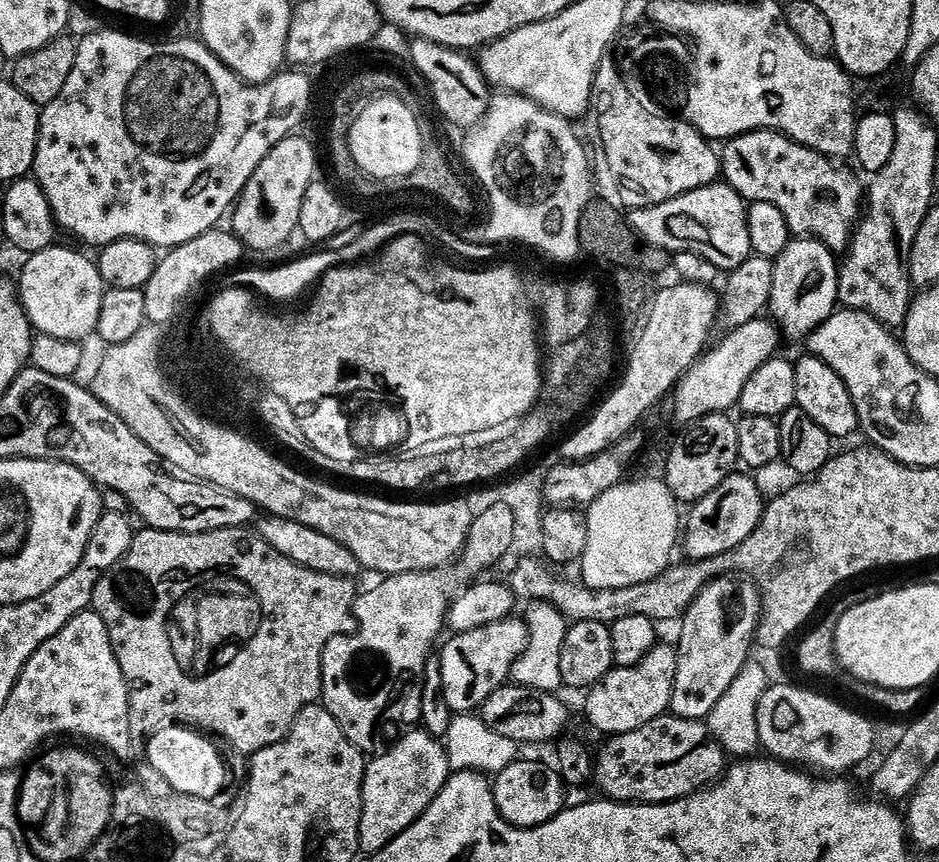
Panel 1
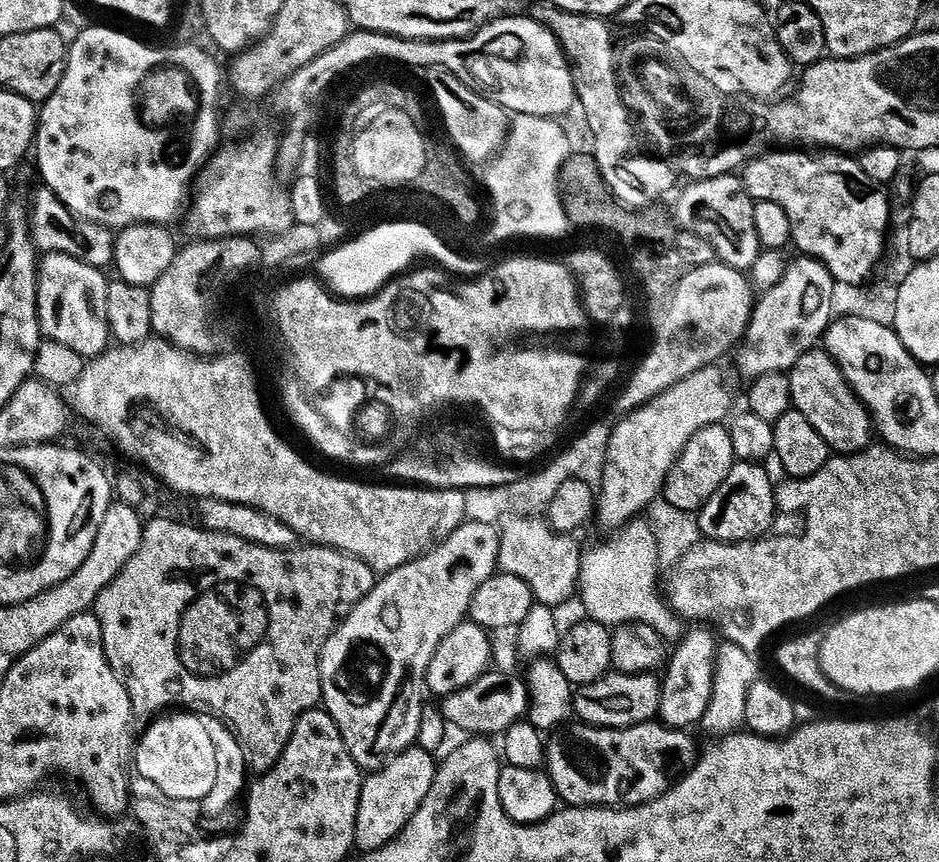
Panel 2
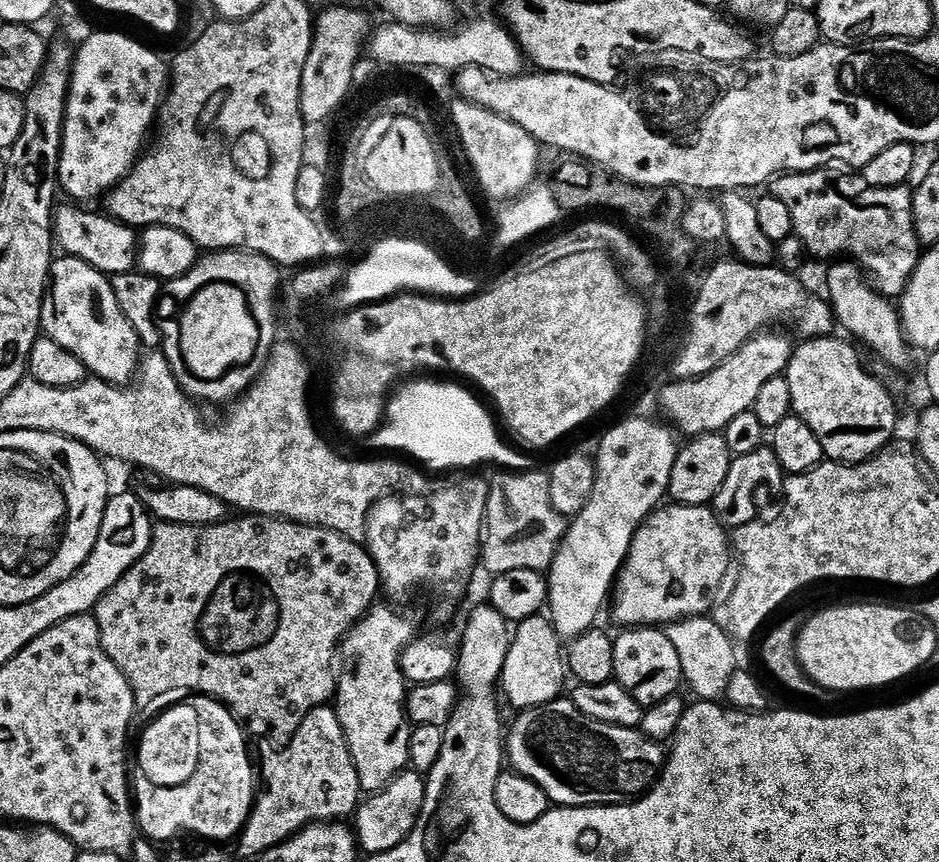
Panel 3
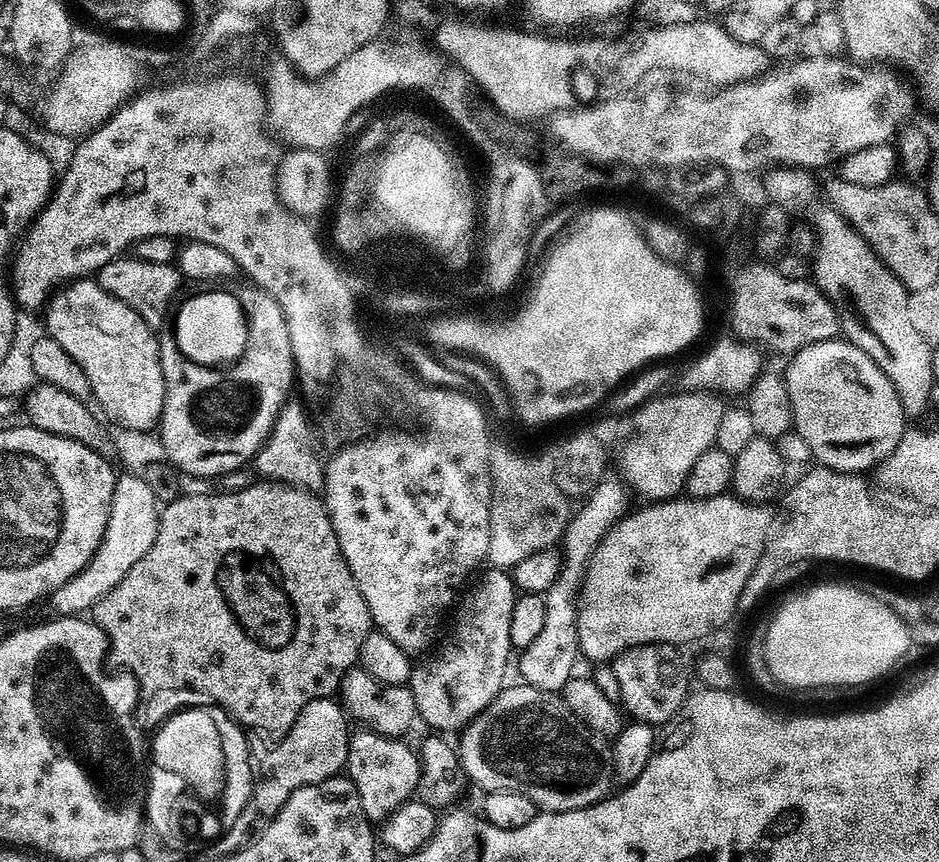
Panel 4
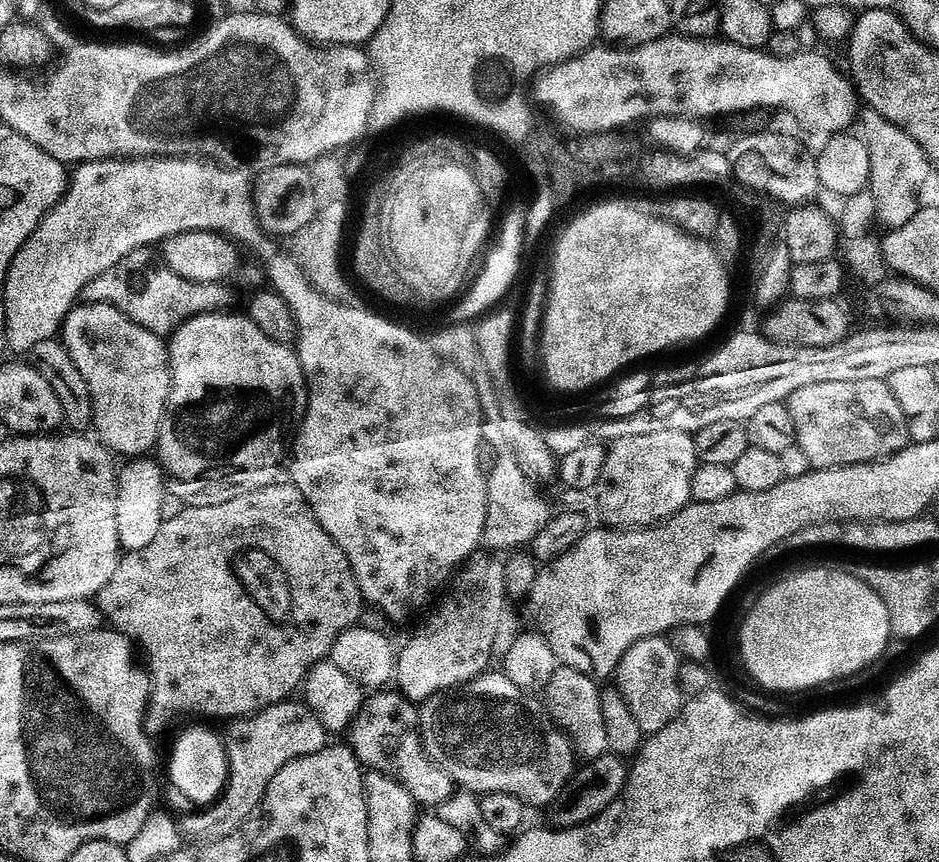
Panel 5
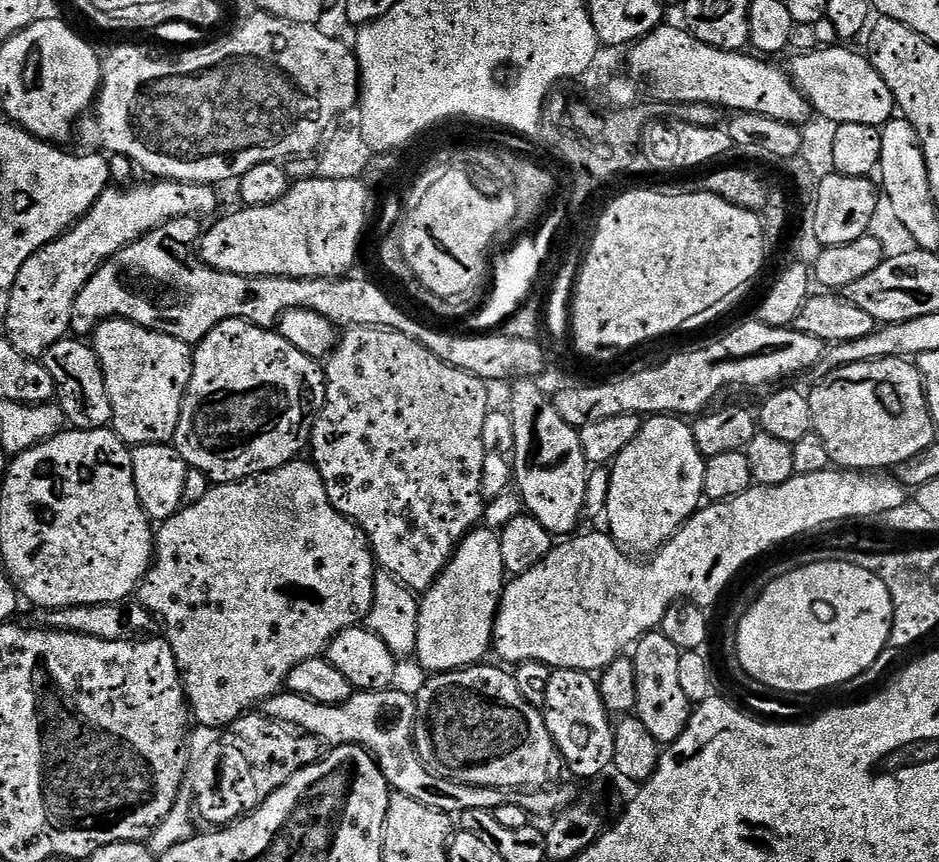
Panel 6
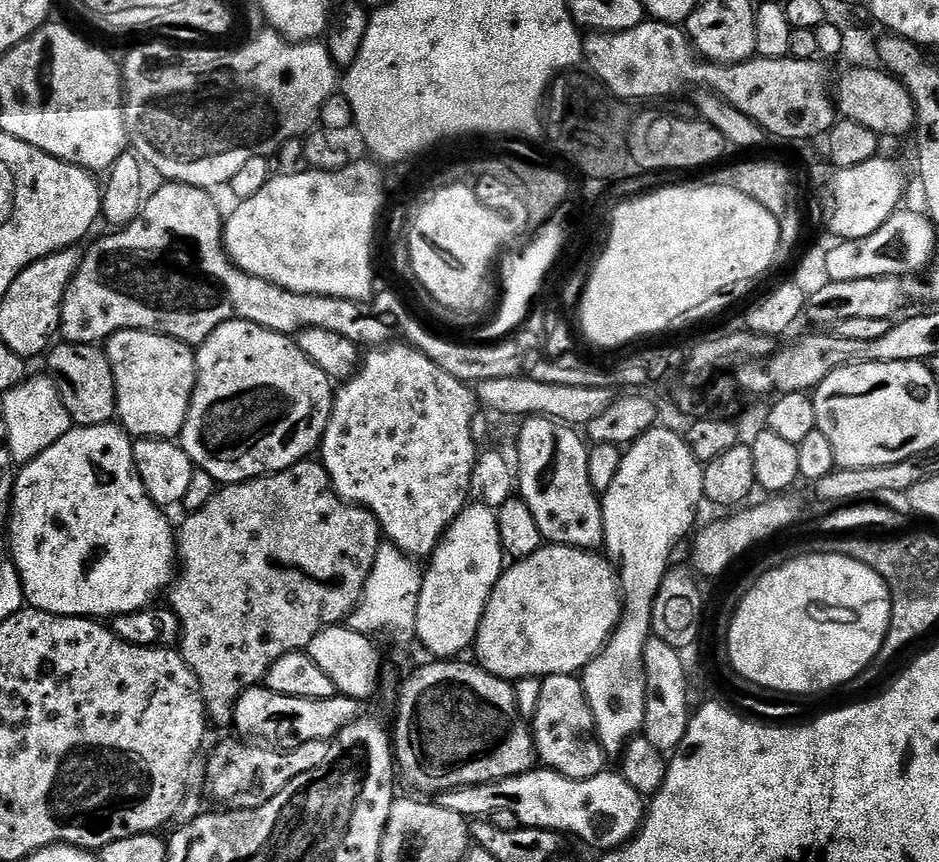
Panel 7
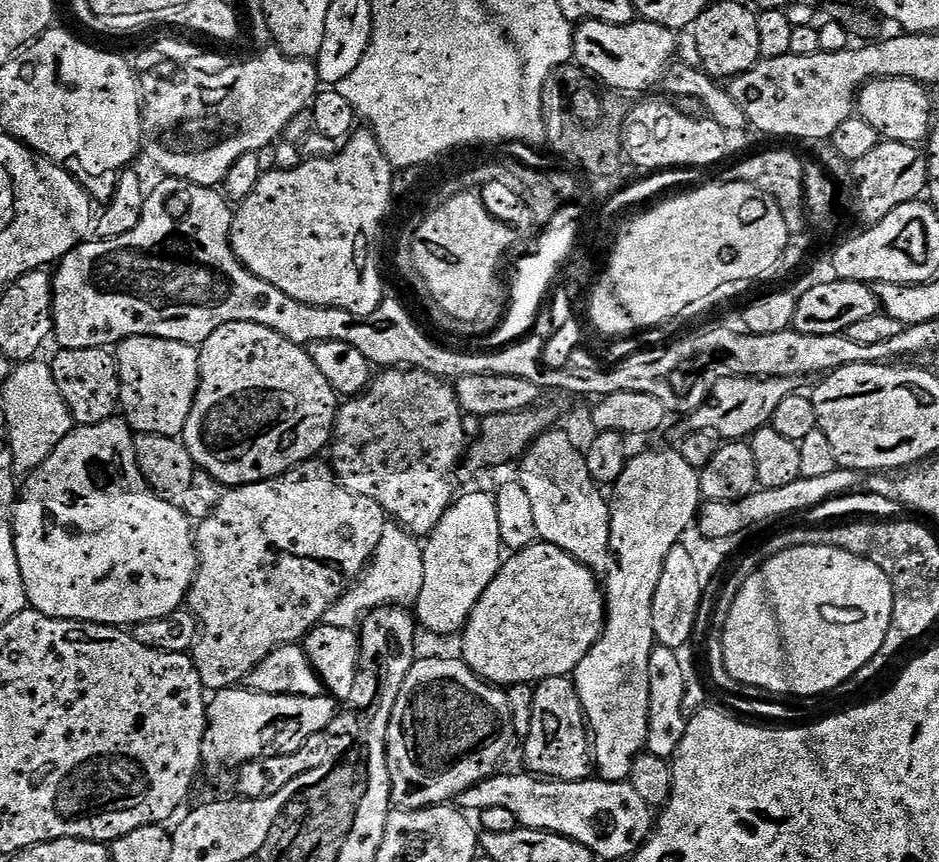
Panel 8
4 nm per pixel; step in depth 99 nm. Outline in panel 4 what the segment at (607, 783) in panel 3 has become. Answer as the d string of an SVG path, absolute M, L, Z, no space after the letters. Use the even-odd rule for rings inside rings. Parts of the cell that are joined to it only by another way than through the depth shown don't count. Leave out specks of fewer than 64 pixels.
M523 682L517 685L517 688L505 687L495 697L497 700L463 729L464 741L458 744L462 772L481 788L481 793L517 792L534 801L544 814L577 812L579 808L599 804L613 791L614 769L609 745L593 739L582 721L572 713L563 695L543 692Z

